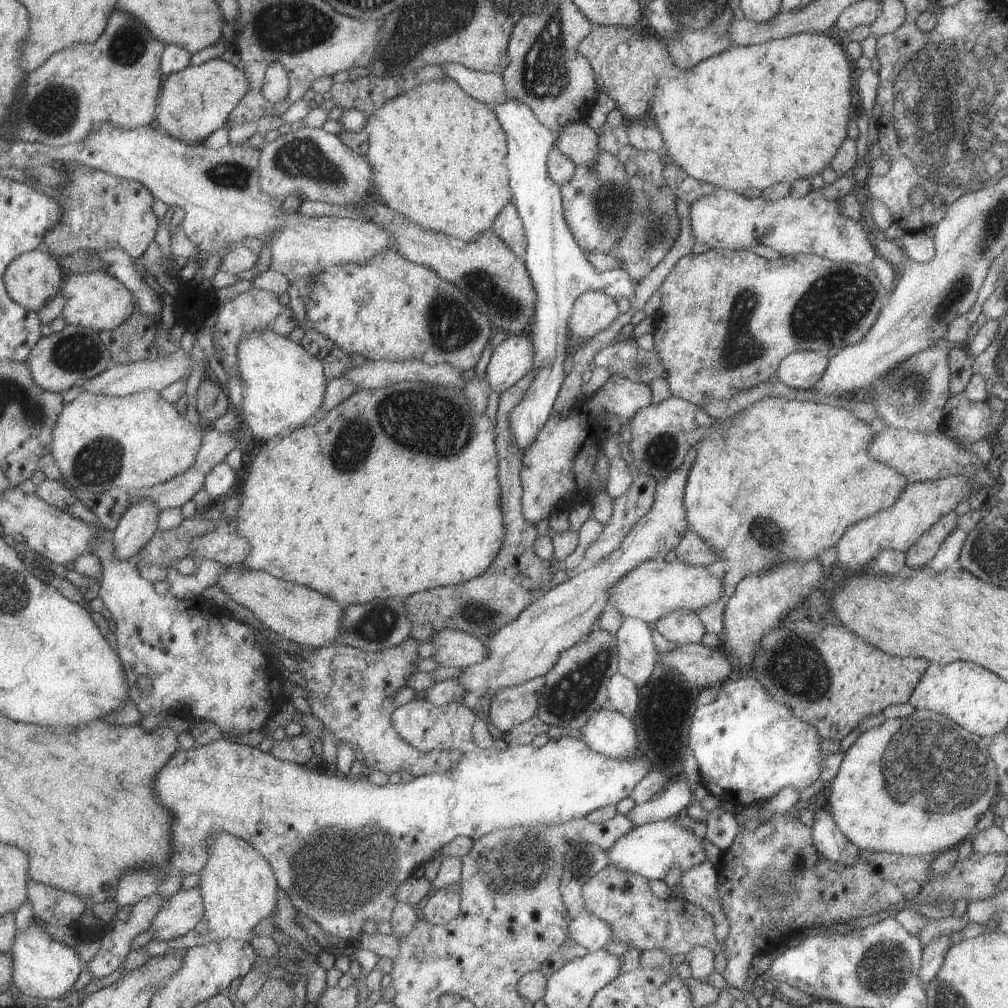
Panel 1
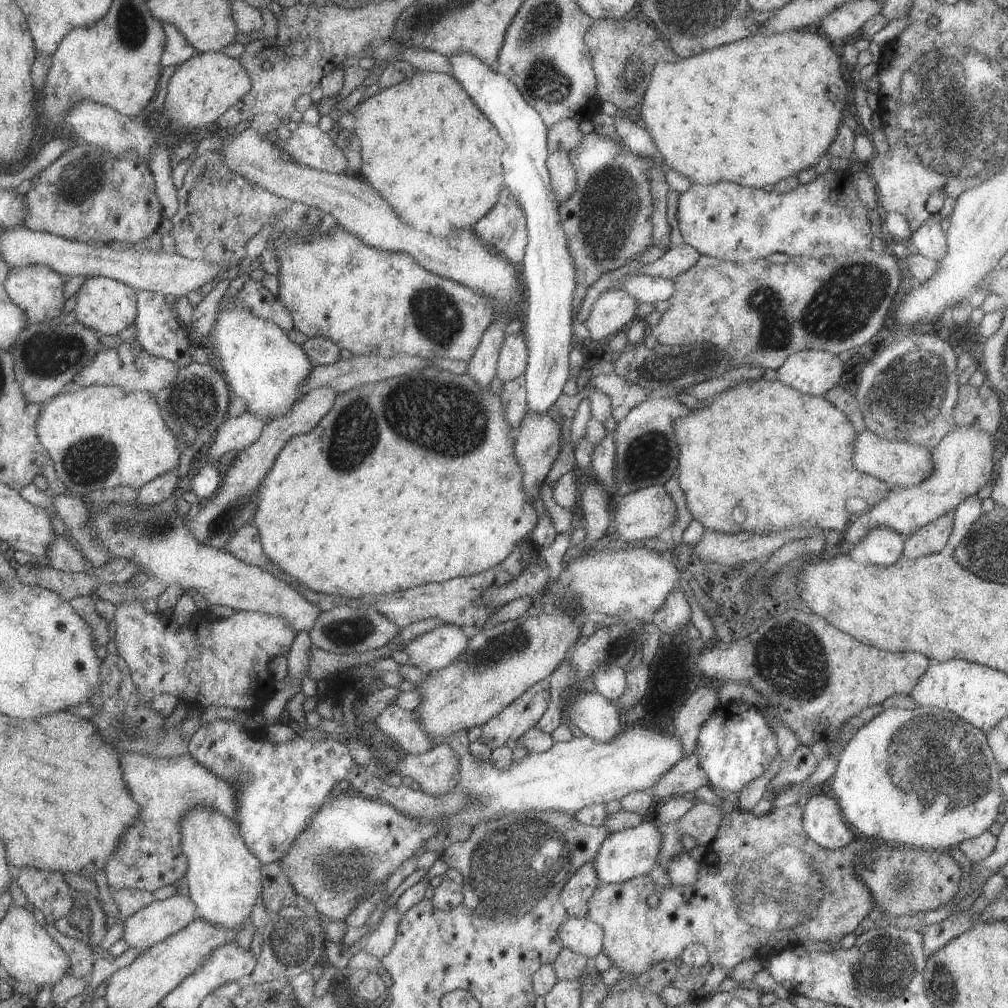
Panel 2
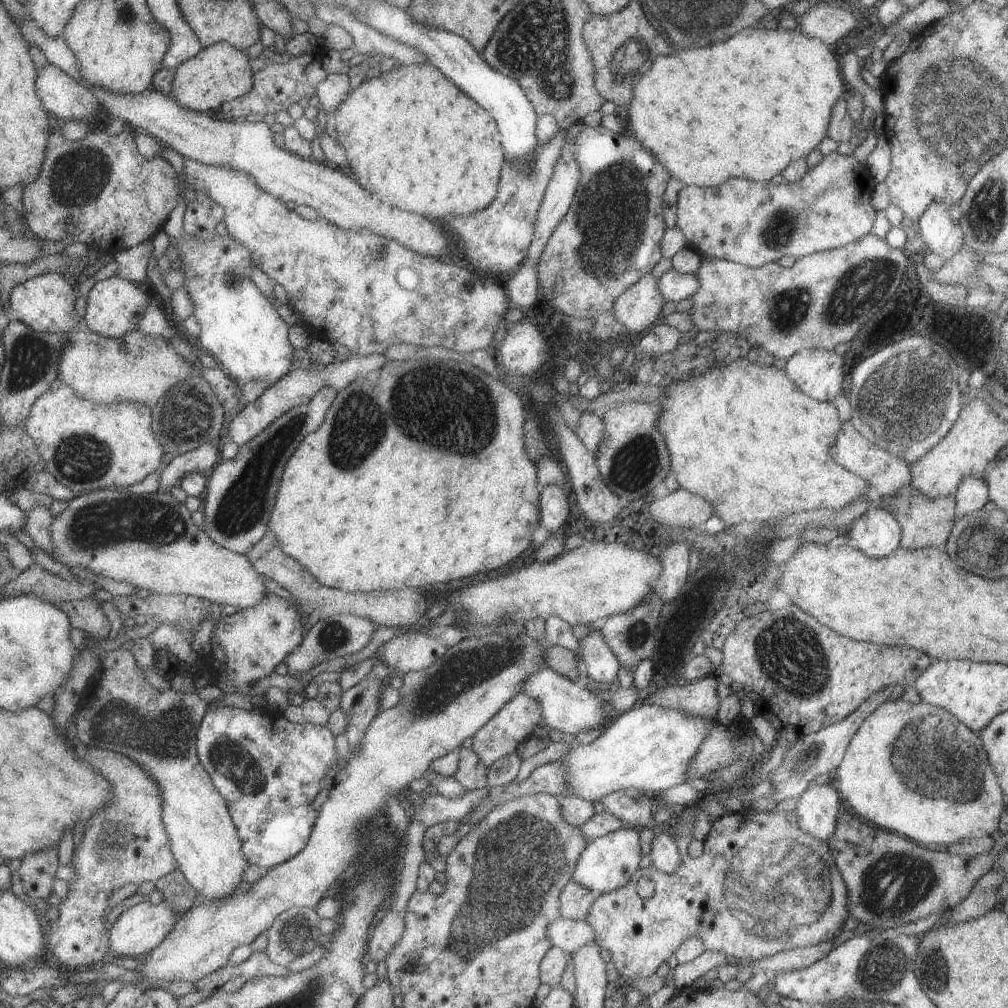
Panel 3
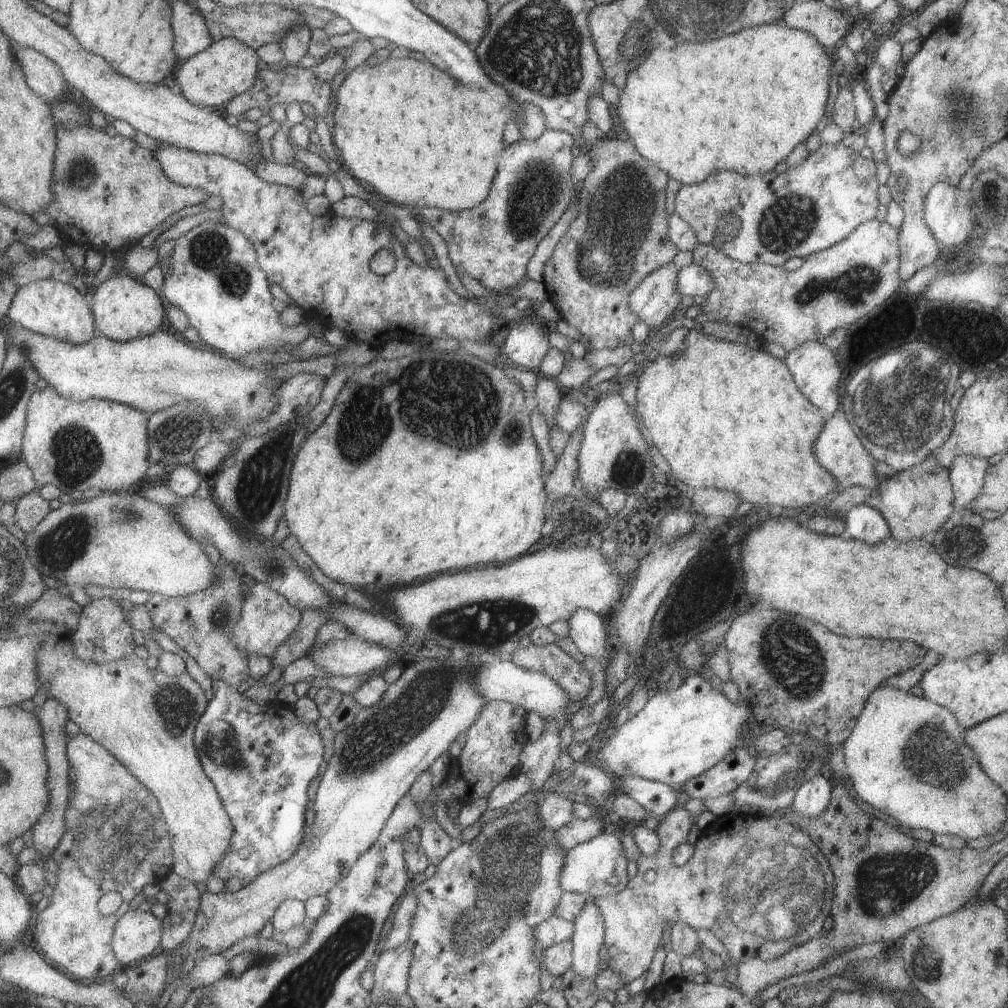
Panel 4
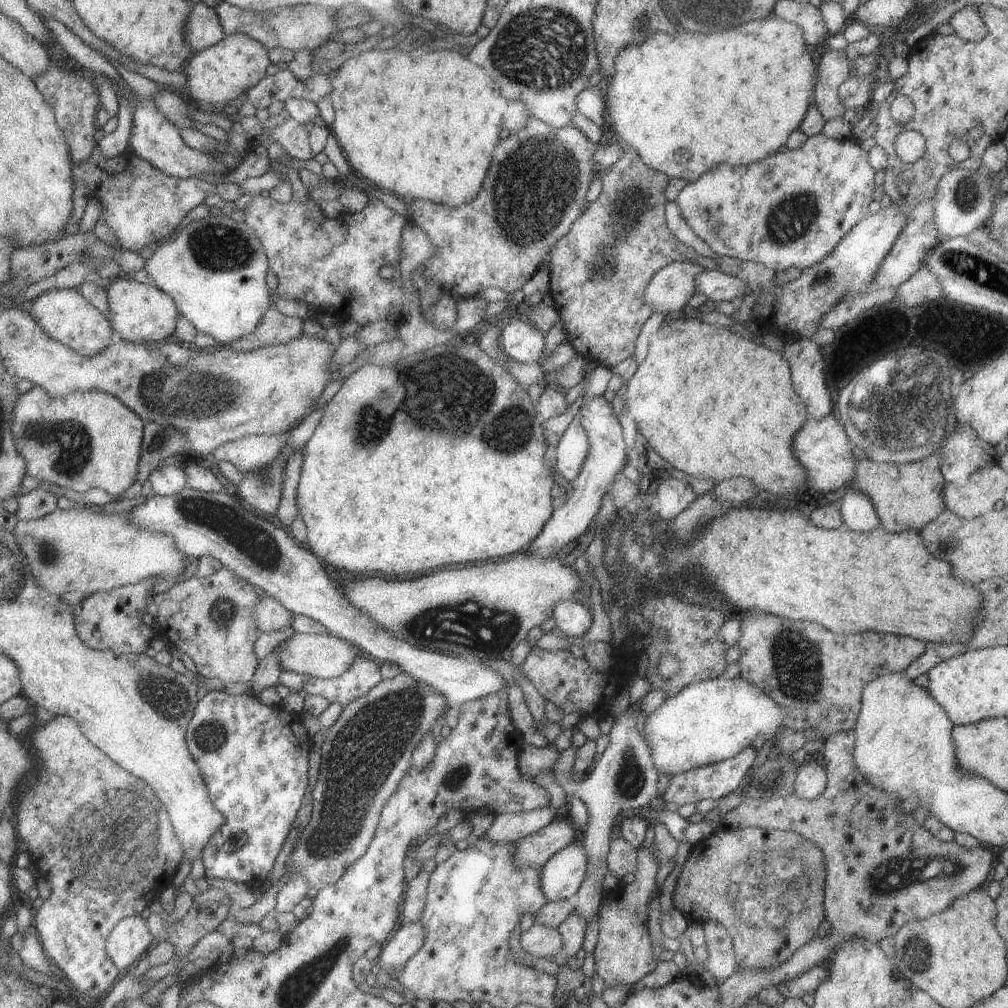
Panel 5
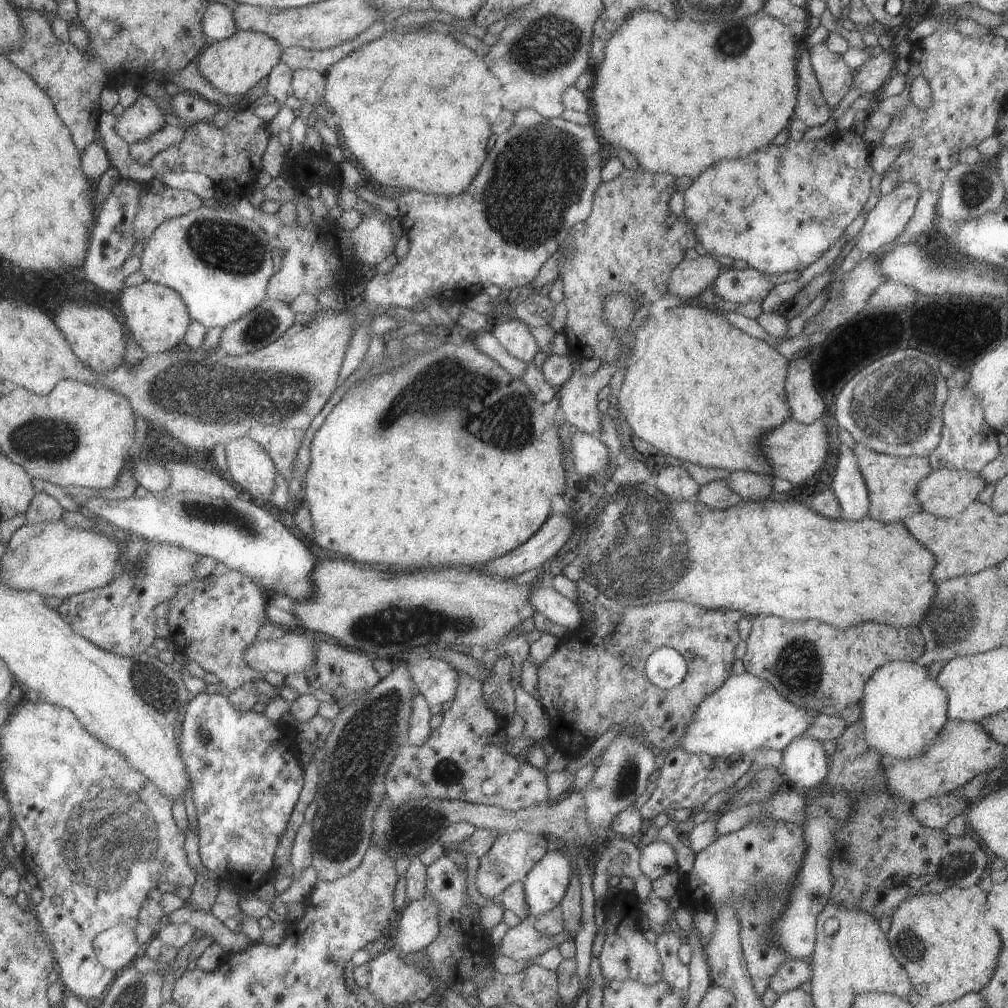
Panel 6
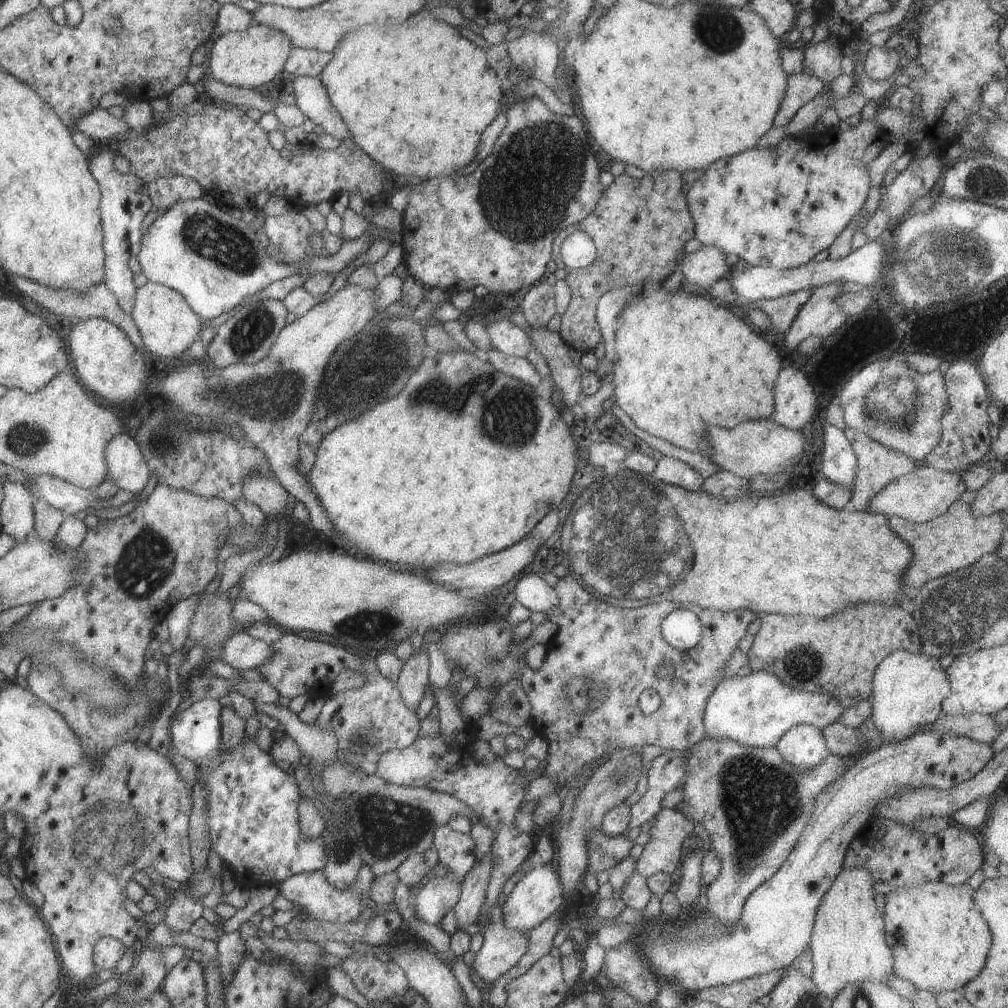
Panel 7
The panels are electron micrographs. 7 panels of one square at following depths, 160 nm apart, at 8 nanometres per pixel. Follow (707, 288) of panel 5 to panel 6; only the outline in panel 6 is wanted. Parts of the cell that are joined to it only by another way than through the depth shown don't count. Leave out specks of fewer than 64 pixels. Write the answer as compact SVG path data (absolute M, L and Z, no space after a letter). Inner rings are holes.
M751 267L744 269L722 268L715 277L712 287L723 300L745 304L763 301L769 290L776 285L769 282L762 272Z

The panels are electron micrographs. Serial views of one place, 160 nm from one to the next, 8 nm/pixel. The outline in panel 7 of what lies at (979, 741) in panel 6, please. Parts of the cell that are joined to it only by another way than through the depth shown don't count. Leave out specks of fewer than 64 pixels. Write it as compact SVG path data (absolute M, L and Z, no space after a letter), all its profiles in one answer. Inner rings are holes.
M937 731L915 732L902 742L884 742L875 750L855 759L854 765L846 768L839 782L833 781L816 796L814 809L795 846L775 874L755 887L747 896L739 918L732 924L732 929L720 926L720 922L716 921L706 908L695 918L682 923L677 918L673 921L663 917L657 922L645 918L642 925L633 926L636 935L631 935L629 940L634 940L634 944L646 956L648 966L659 981L659 985L663 982L678 985L687 996L709 987L741 982L755 975L764 975L791 966L795 958L807 952L819 901L830 887L833 878L842 869L846 848L863 824L871 818L874 806L885 797L897 794L898 790L902 793L917 787L935 787L943 790L953 788L979 772L991 756L993 752L987 743Z

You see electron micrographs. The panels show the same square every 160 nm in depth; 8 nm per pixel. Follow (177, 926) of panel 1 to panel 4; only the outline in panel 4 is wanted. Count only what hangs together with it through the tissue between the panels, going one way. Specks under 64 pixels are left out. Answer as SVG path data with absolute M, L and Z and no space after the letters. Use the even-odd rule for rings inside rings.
M127 911L115 923L111 948L115 958L124 968L135 965L141 958L149 957L160 949L160 920L149 911Z

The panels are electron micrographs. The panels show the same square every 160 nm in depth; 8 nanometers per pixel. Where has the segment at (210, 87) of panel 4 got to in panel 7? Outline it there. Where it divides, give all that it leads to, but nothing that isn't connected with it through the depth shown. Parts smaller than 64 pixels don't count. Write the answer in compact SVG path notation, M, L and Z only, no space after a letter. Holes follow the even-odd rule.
M253 24L242 31L225 31L213 43L205 62L206 74L226 85L248 89L257 88L283 73L283 65L290 55L292 44L280 30Z

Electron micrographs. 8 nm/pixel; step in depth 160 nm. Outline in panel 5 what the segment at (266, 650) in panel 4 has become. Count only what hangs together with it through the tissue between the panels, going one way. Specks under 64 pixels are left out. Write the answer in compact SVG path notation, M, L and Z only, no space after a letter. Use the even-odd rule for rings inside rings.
M260 593L261 600L253 605L252 615L259 632L266 633L289 627L292 612L289 612L280 602L269 595Z

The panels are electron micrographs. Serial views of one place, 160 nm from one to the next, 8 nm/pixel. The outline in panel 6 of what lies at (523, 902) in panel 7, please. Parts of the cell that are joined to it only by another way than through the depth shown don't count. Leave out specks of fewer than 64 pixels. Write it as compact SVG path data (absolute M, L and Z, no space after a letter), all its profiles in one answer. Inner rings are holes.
M559 850L547 851L527 871L521 882L530 921L560 904L570 874L570 862L565 852Z

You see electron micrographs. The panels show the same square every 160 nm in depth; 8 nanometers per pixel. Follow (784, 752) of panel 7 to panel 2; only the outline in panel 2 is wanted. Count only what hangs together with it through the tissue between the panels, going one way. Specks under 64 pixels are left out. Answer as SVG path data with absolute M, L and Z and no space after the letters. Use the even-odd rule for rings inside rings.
M809 794L802 807L802 825L804 833L824 849L838 849L856 837L855 831L845 822L837 801L825 794Z

